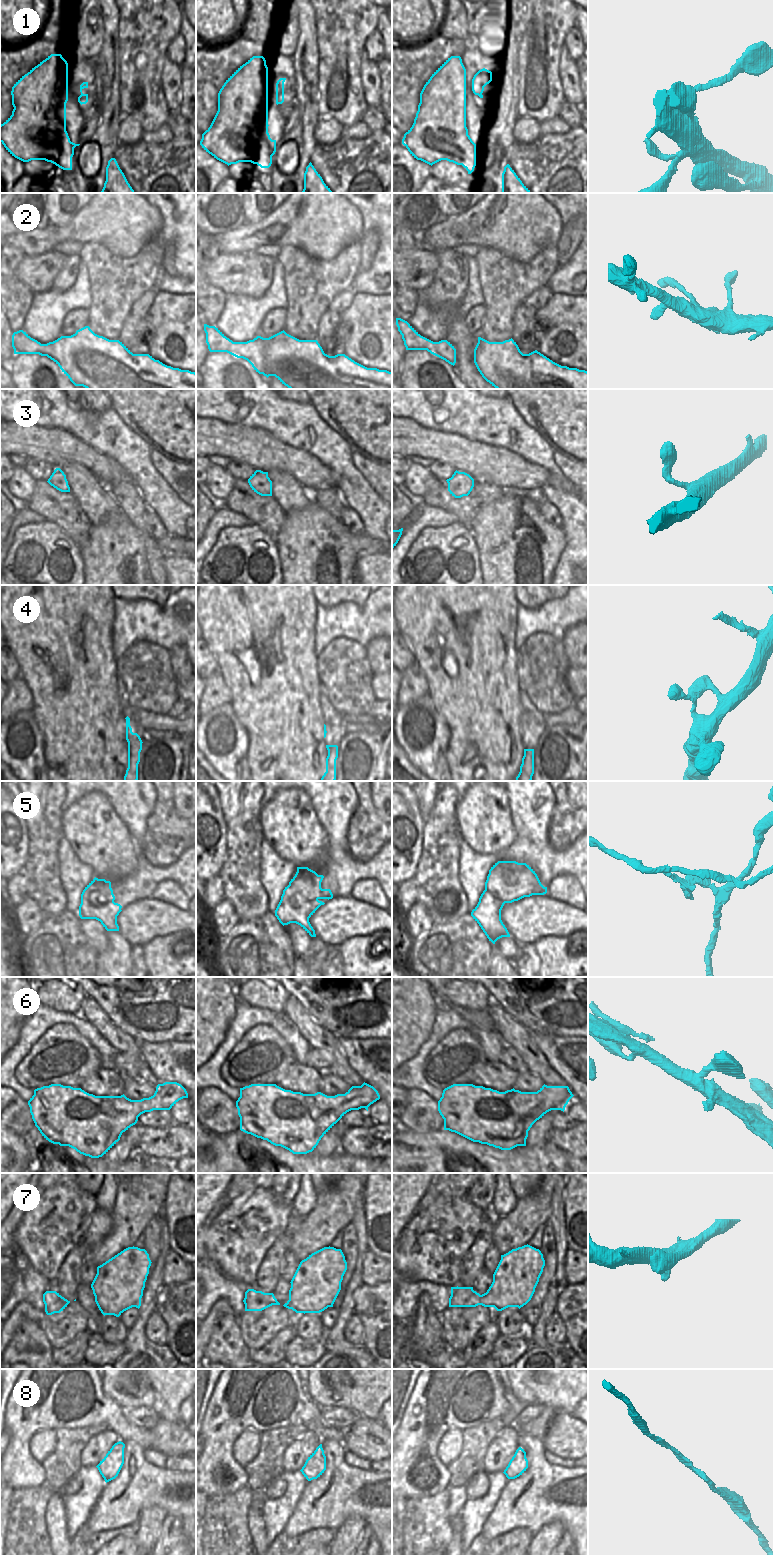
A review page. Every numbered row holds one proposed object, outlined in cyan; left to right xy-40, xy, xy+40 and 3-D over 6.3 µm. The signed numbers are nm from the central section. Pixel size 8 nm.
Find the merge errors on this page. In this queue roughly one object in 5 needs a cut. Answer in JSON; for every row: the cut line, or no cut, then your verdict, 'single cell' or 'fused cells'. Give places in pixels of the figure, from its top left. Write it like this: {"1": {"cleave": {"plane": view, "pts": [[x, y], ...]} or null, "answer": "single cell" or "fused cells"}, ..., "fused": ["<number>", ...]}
{"1": {"cleave": null, "answer": "single cell"}, "2": {"cleave": null, "answer": "single cell"}, "3": {"cleave": null, "answer": "single cell"}, "4": {"cleave": null, "answer": "single cell"}, "5": {"cleave": {"plane": "xy", "pts": [[289, 884], [308, 900], [317, 900]]}, "answer": "fused cells"}, "6": {"cleave": null, "answer": "single cell"}, "7": {"cleave": null, "answer": "single cell"}, "8": {"cleave": null, "answer": "single cell"}, "fused": ["5"]}

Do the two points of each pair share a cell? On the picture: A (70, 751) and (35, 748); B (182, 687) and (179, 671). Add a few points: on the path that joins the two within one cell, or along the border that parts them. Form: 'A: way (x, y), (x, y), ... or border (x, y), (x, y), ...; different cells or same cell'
A: border (37, 726), (43, 738), (43, 761), (47, 770); different cells
B: border (185, 679), (176, 683); different cells

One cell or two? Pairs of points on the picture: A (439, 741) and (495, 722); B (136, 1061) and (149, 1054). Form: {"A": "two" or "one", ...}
{"A": "two", "B": "two"}

